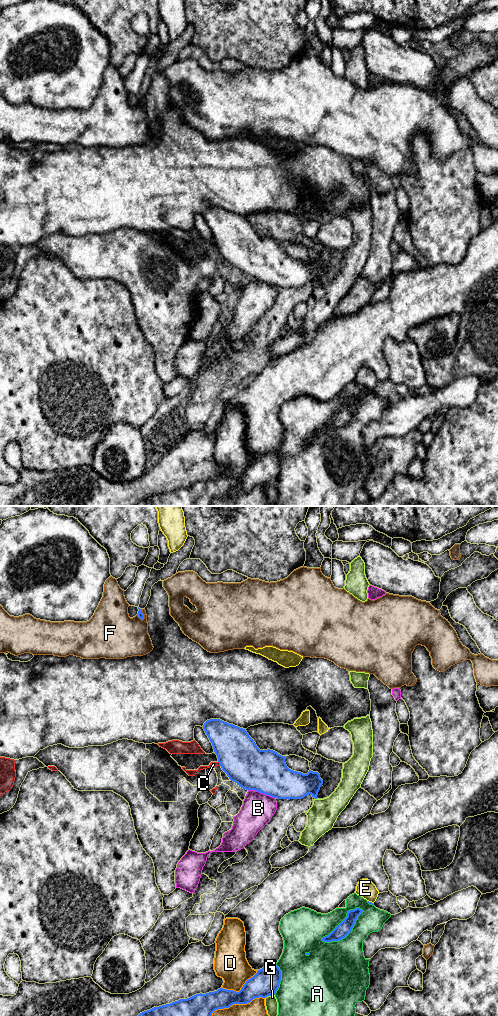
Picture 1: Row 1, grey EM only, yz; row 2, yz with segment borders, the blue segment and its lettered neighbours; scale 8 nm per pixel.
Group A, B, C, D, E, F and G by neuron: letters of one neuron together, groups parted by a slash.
A / B / C / D / E / F / G

